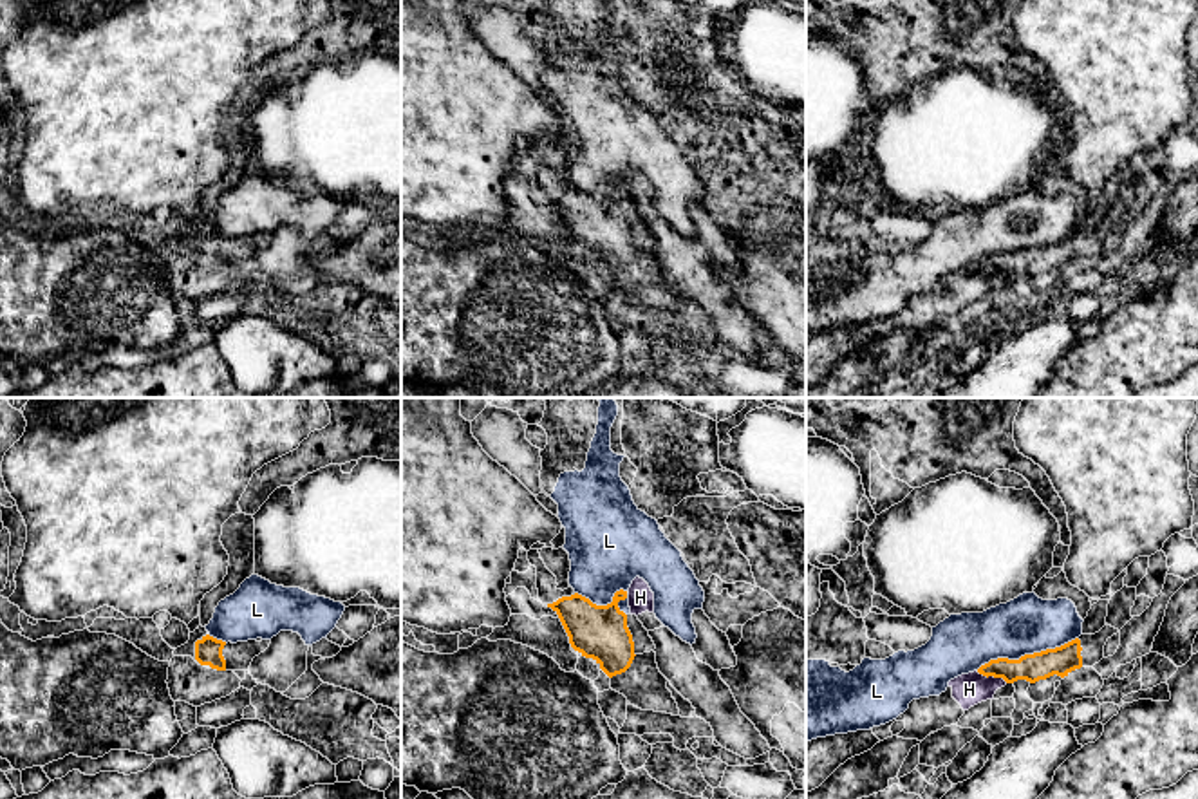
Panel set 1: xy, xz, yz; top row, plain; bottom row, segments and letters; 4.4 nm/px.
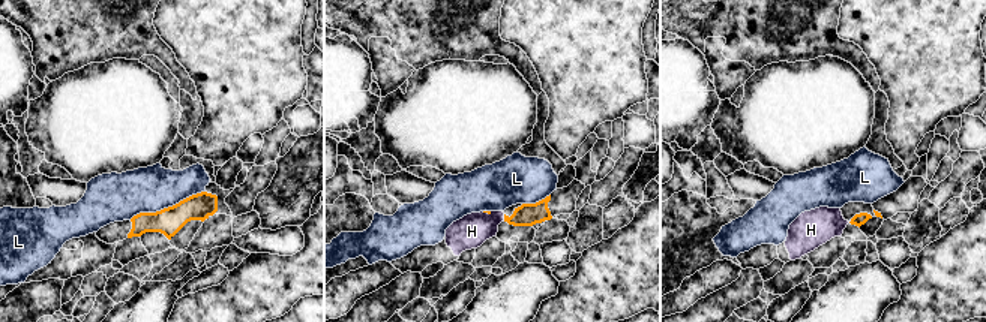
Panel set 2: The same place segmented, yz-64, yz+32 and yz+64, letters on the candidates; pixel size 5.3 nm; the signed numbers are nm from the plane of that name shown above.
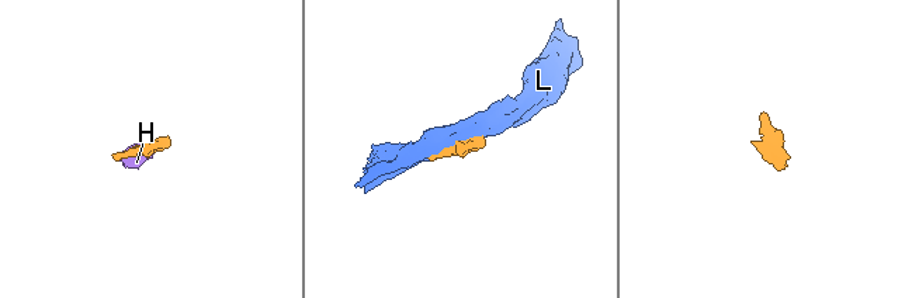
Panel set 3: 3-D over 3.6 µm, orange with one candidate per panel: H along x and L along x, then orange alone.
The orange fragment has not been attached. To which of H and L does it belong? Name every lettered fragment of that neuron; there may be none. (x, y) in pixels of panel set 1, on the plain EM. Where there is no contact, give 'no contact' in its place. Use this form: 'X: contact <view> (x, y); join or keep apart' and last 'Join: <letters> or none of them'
H: contact yz (992, 270); keep apart
L: contact yz (1027, 250); keep apart
Join: none of them

